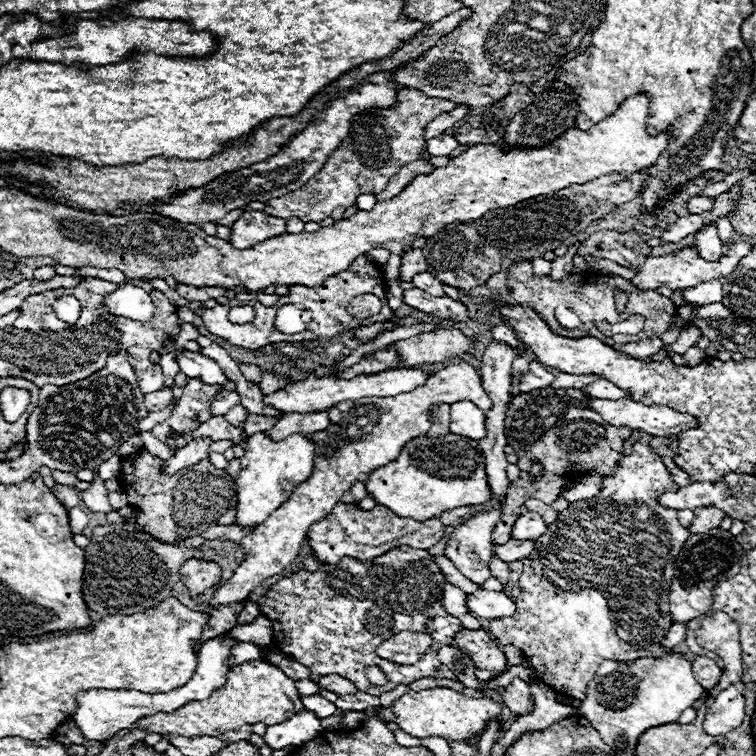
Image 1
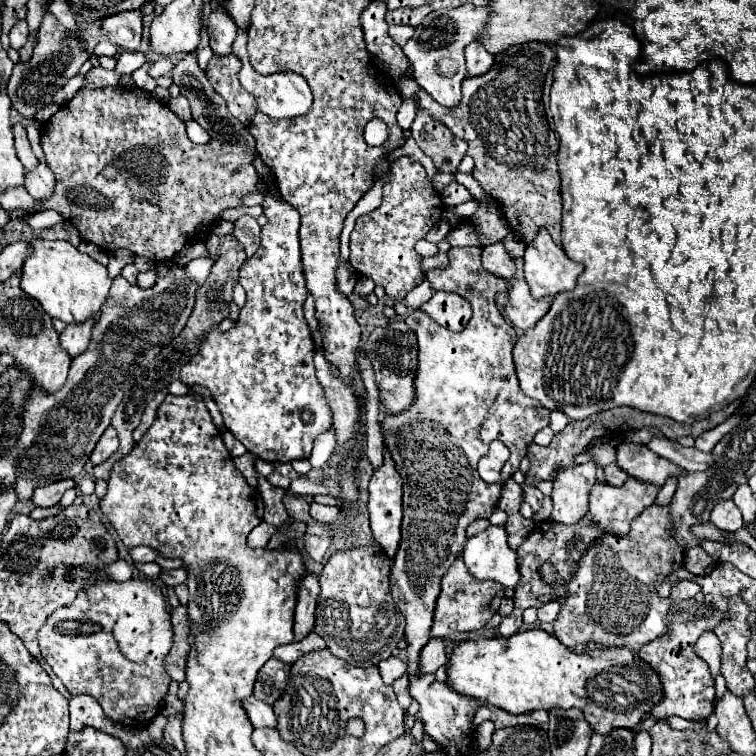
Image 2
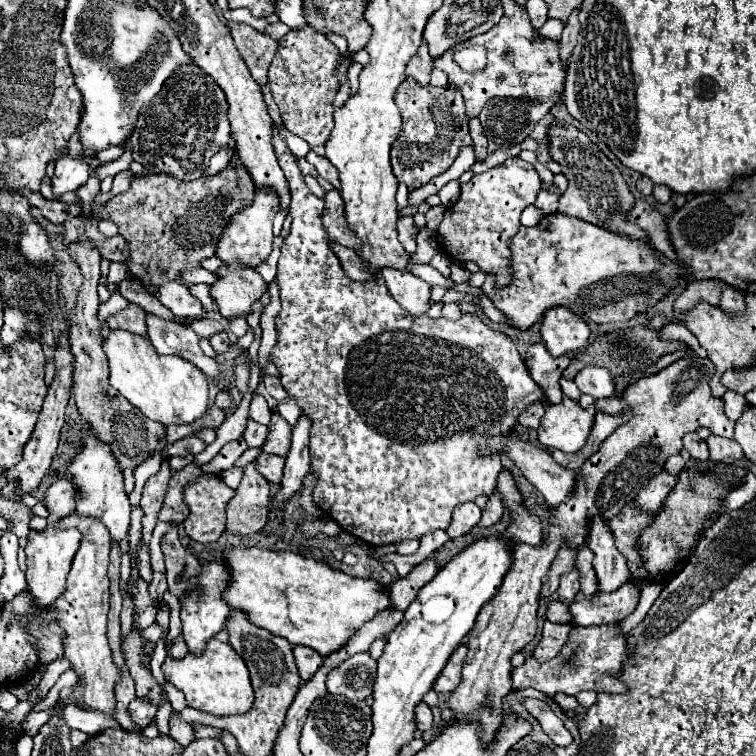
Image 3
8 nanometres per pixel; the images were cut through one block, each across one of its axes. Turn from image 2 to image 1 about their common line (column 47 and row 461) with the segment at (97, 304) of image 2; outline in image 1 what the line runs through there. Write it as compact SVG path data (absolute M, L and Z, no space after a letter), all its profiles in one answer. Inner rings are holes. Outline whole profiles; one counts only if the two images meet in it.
M262 432L250 436L246 454L240 458L240 472L236 476L236 496L238 496L236 526L240 528L260 526L272 514L272 510L276 510L282 502L288 500L292 488L310 476L312 462L314 462L314 444L304 434L288 436L282 442L272 442Z

